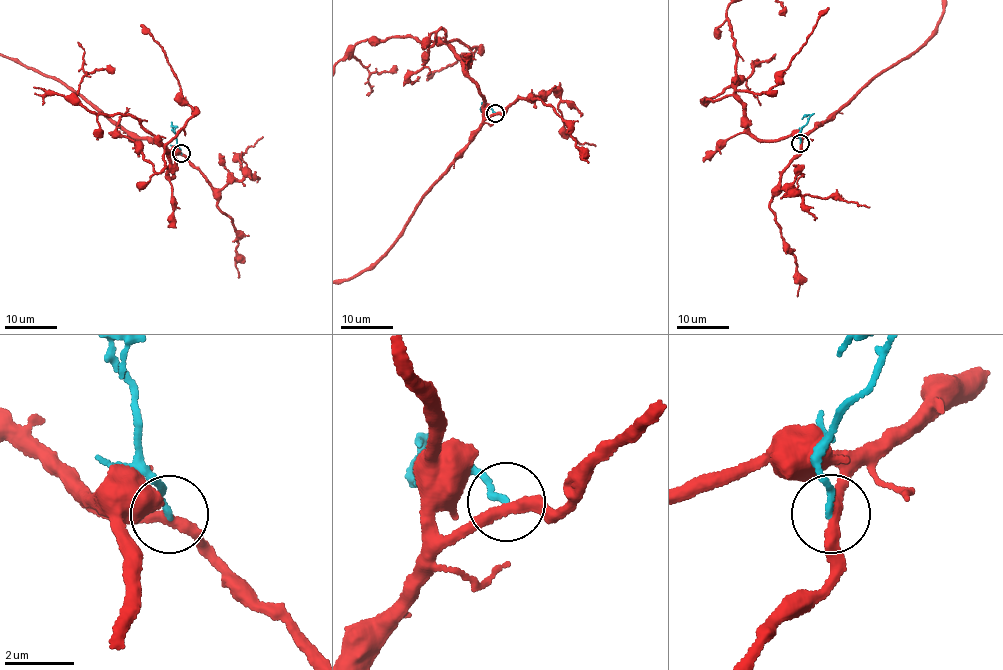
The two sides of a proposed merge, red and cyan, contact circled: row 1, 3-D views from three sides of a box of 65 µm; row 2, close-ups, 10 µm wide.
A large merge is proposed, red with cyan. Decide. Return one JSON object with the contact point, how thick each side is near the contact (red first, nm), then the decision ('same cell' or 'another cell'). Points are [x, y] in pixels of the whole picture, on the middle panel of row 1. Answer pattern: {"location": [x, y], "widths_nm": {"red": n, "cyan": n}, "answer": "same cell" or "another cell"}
{"location": [495, 113], "widths_nm": {"red": 320, "cyan": 190}, "answer": "another cell"}

